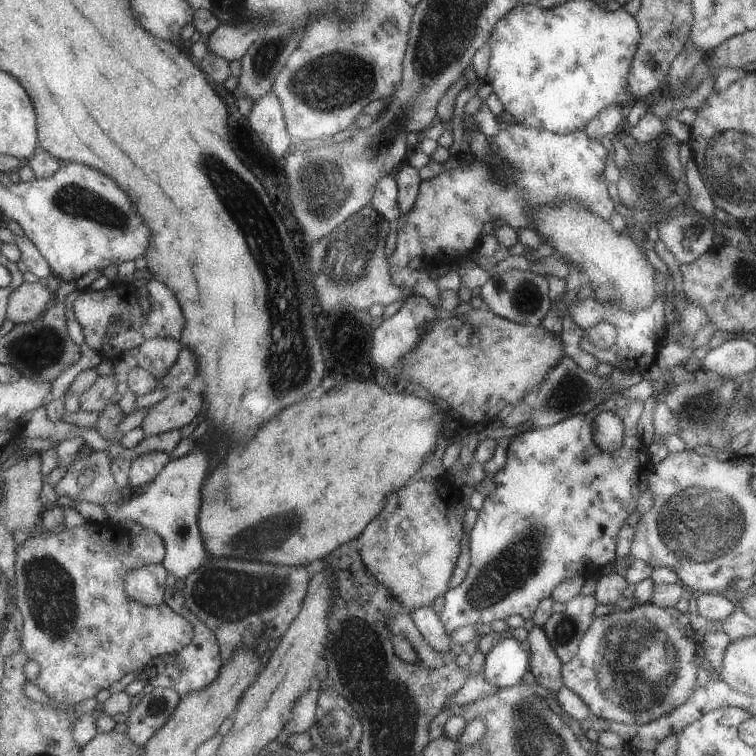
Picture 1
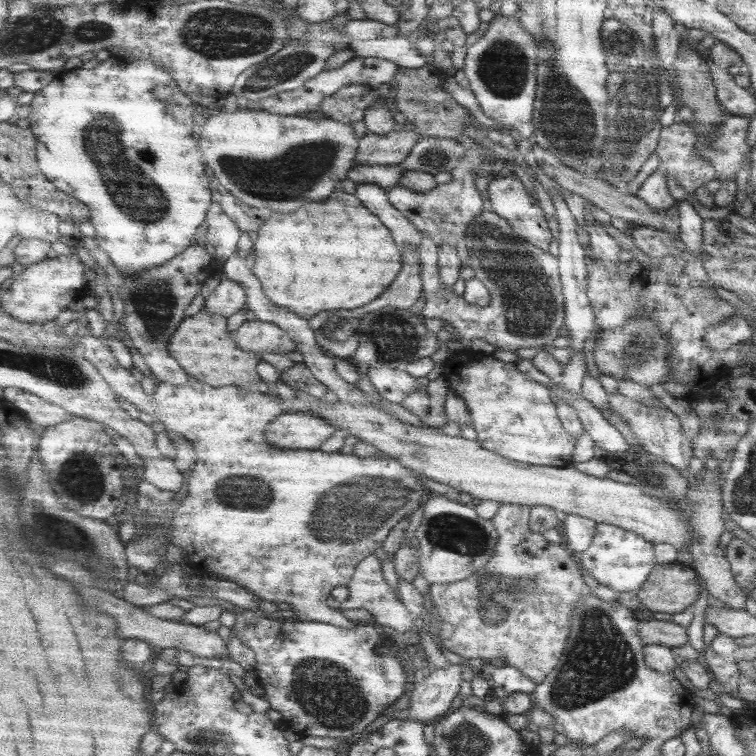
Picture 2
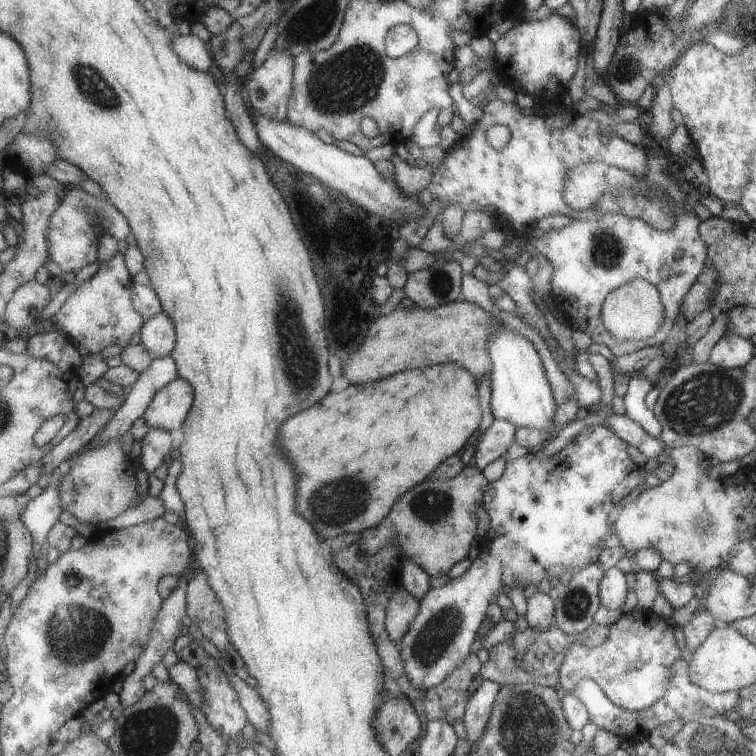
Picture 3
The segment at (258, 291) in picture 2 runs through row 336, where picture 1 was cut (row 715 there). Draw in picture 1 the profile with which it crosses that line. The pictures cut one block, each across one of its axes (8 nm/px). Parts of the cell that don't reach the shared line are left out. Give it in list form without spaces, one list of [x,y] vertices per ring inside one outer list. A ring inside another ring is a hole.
[[[313,686],[301,698],[297,698],[297,706],[293,706],[293,714],[289,716],[289,722],[285,724],[283,730],[287,730],[289,734],[309,732],[317,718],[317,706],[319,706],[321,692],[323,690]]]

